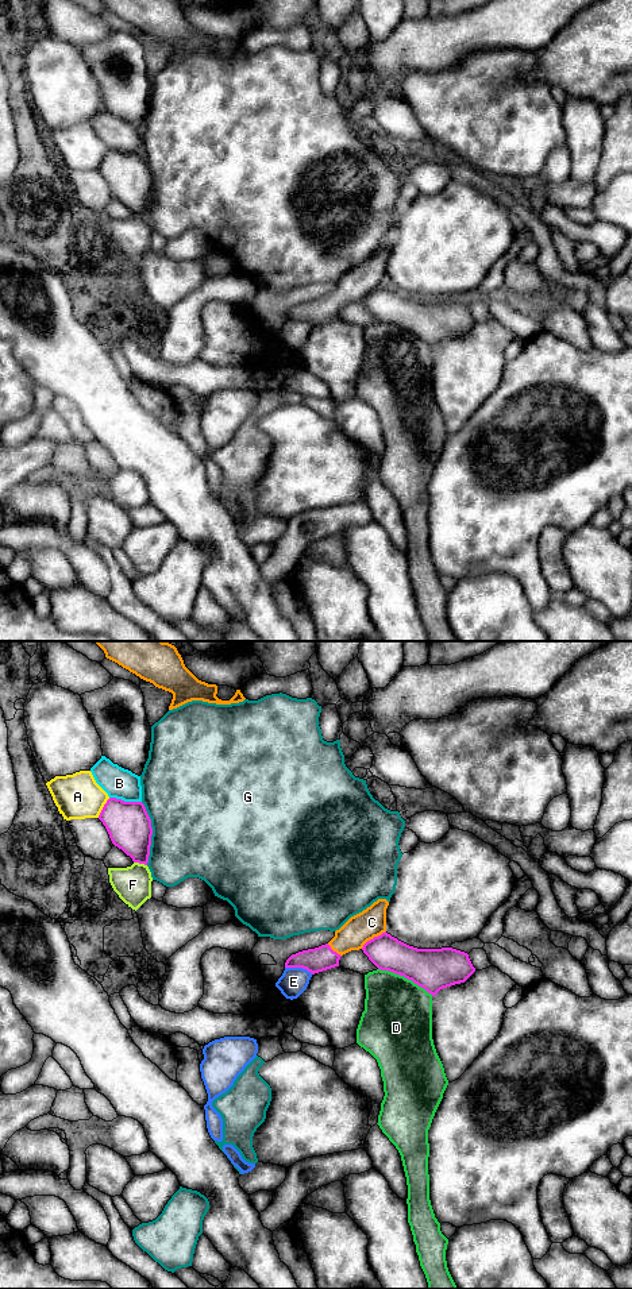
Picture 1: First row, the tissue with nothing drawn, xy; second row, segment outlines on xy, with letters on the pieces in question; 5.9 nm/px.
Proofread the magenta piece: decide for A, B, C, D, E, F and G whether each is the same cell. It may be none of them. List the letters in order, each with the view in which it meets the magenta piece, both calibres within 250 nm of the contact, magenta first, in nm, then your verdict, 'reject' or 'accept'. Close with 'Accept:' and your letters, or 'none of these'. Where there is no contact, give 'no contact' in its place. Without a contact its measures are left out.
A: meets magenta in xy; 260 nm thick on the magenta side, 280 nm on the other; reject
B: meets magenta in xy; 260 nm thick on the magenta side, 180 nm on the other; reject
C: meets magenta in xy; 200 nm thick on the magenta side, 180 nm on the other; accept
D: meets magenta in xy; 260 nm thick on the magenta side, 420 nm on the other; reject
E: meets magenta in xy; 150 nm thick on the magenta side, 160 nm on the other; reject
F: meets magenta in xy; 260 nm thick on the magenta side, 220 nm on the other; reject
G: meets magenta in xy; 260 nm thick on the magenta side, 500 nm on the other; reject
Accept: C

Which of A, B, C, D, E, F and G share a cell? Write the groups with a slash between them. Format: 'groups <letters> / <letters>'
groups A / B / C / D / E / F / G

